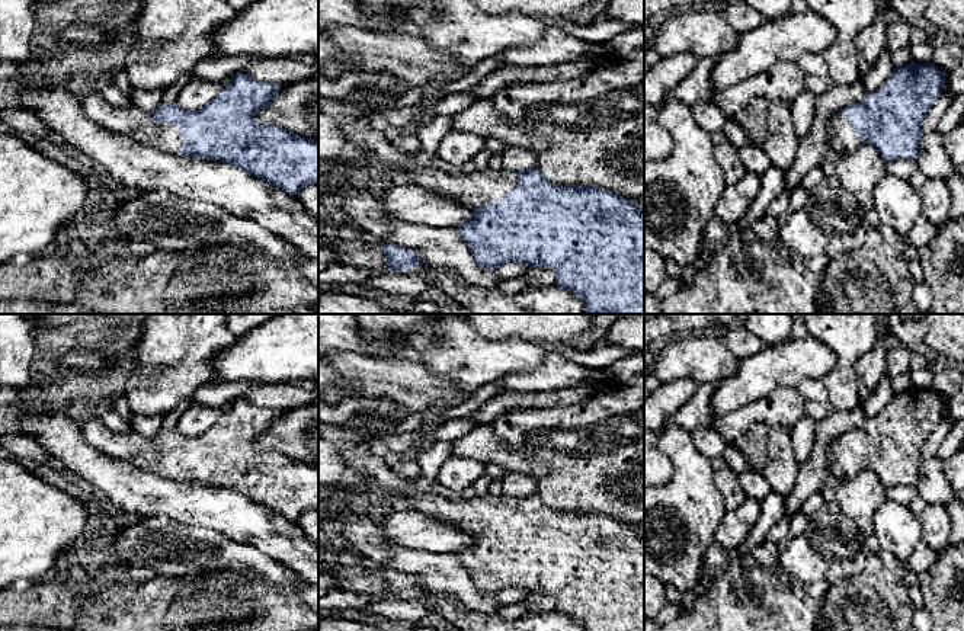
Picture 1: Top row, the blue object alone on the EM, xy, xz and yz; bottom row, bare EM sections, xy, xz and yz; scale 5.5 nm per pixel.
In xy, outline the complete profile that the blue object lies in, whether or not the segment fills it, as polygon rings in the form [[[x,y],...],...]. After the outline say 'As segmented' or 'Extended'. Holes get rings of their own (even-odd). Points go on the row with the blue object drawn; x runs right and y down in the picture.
[[[237,73],[231,83],[199,110],[186,110],[177,103],[163,105],[150,113],[134,106],[111,105],[93,92],[81,97],[84,115],[102,128],[128,135],[144,145],[188,157],[208,157],[246,170],[289,195],[311,183],[318,183],[318,142],[276,125],[253,121],[257,110],[268,106],[281,92],[279,83],[257,81]]]. Extended

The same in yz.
[[[931,63],[894,68],[877,90],[829,119],[830,150],[846,156],[869,142],[885,163],[916,160],[922,121],[939,99],[947,76]]]. Extended

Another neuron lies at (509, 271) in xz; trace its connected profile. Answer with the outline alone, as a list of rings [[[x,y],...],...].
[[[507,262],[496,268],[496,270],[499,272],[503,281],[523,276],[529,272],[529,269],[531,268],[528,265],[516,263],[516,262]]]

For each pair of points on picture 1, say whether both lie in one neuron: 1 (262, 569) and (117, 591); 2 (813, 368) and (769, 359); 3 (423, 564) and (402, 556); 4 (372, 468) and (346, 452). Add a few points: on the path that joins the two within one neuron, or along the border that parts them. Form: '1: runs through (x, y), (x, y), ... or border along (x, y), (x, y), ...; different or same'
1: border along (220, 570), (244, 564), (285, 586); different
2: runs through (803, 362), (780, 362); same
3: runs through (418, 563), (407, 561); same
4: runs through (367, 467), (352, 454); same

